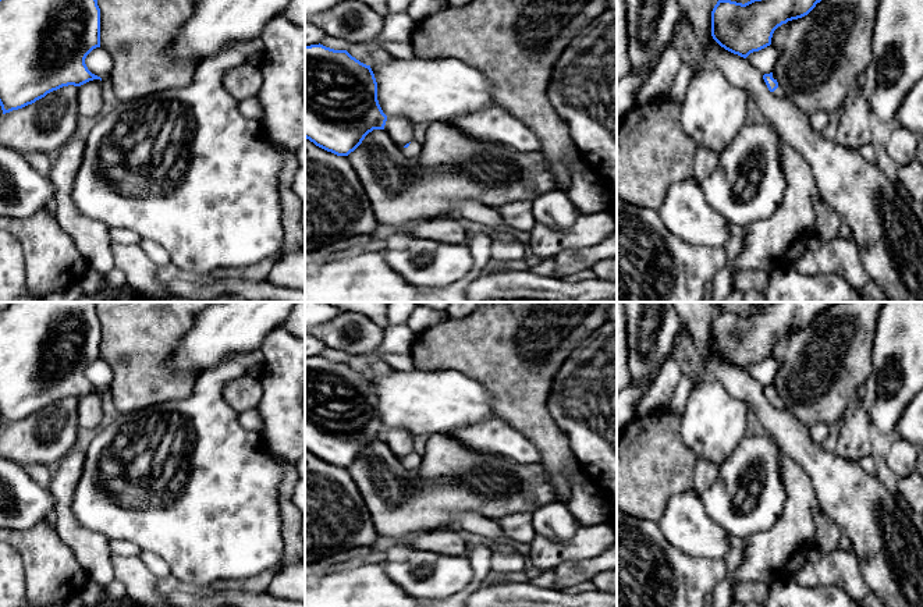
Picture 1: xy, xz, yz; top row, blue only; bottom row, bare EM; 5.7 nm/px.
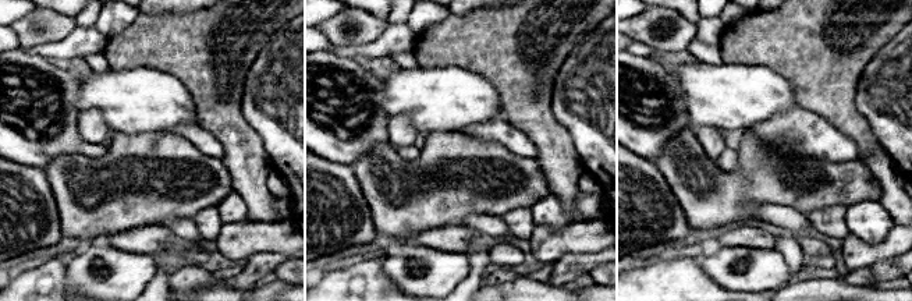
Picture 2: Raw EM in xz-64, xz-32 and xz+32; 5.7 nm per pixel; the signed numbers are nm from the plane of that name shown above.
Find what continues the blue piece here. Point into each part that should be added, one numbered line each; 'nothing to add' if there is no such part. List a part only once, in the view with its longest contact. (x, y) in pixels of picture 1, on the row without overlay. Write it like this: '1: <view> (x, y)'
1: xz (416, 460)

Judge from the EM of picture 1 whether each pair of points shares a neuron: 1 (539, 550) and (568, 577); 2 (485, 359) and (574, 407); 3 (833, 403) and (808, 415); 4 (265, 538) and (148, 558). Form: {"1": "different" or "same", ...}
{"1": "different", "2": "different", "3": "same", "4": "different"}

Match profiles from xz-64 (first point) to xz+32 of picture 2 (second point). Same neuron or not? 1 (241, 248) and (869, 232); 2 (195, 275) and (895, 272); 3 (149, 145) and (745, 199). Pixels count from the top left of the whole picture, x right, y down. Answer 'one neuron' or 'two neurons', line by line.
1: two neurons
2: one neuron
3: one neuron

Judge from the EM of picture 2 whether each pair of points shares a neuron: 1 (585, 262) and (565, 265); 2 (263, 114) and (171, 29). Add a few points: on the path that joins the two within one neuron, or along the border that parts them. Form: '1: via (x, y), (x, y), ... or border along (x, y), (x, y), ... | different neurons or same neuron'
1: via (581, 264), (570, 265) | same neuron
2: border along (252, 64), (241, 101), (242, 116), (251, 127) | different neurons

